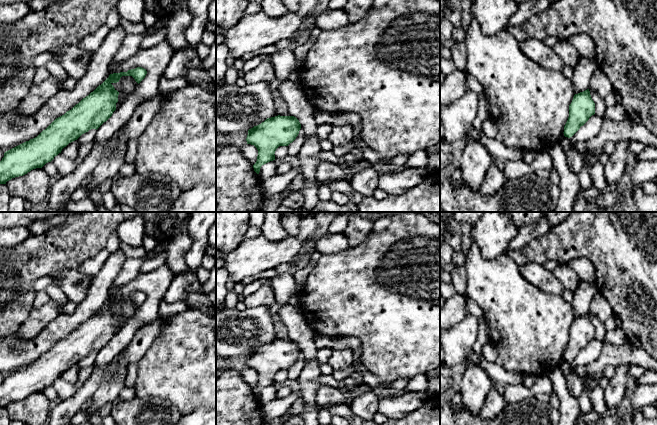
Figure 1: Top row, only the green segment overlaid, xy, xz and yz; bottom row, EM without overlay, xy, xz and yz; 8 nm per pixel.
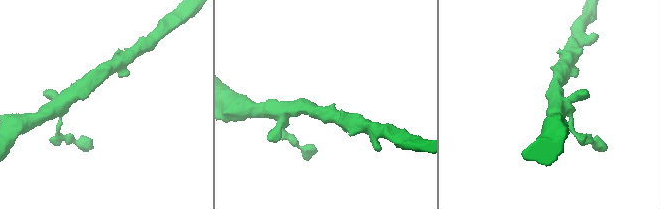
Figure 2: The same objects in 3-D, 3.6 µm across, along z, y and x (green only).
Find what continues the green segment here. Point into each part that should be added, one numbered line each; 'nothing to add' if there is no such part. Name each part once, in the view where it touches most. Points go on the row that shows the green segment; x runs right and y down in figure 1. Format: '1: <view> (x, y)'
nothing to add

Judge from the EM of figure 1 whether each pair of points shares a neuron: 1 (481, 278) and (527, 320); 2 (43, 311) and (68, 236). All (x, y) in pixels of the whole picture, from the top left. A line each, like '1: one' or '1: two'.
1: one
2: two

